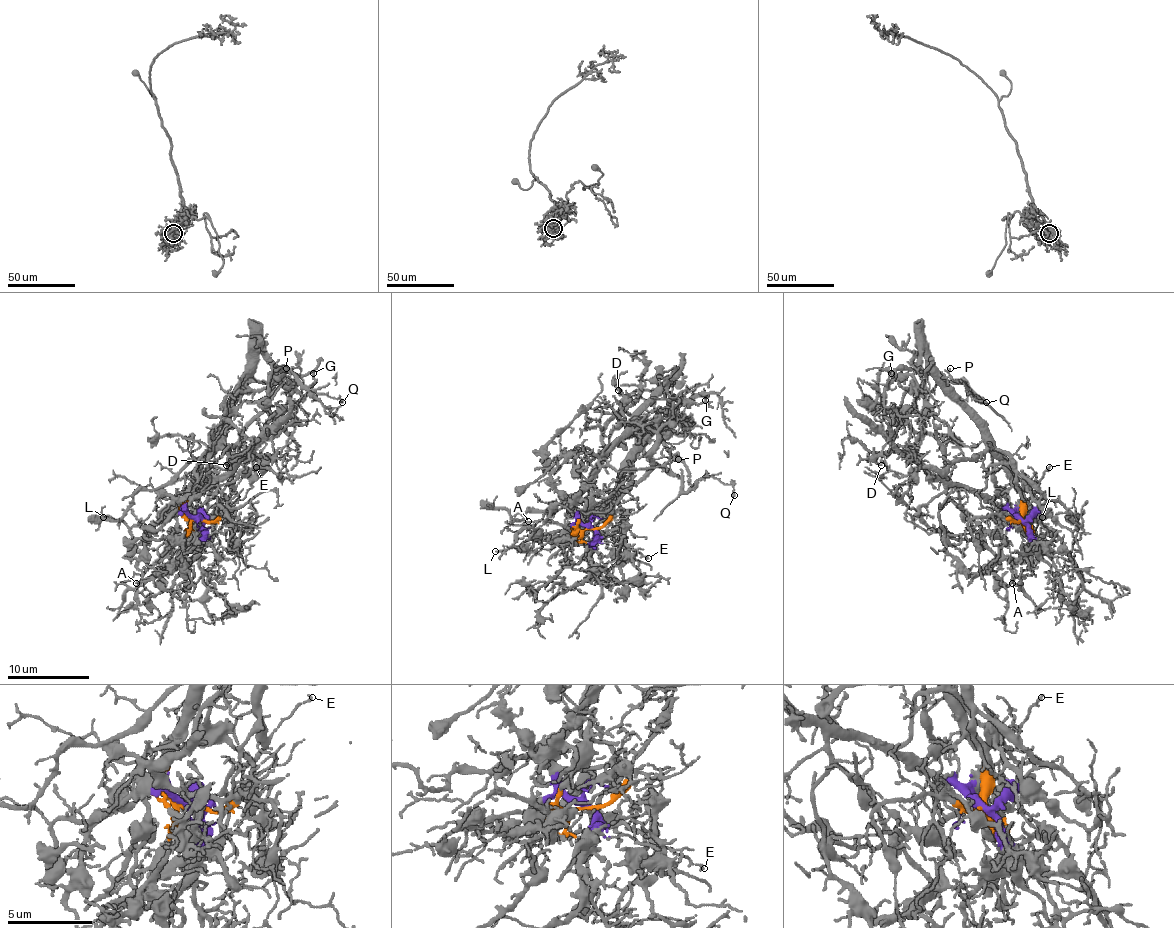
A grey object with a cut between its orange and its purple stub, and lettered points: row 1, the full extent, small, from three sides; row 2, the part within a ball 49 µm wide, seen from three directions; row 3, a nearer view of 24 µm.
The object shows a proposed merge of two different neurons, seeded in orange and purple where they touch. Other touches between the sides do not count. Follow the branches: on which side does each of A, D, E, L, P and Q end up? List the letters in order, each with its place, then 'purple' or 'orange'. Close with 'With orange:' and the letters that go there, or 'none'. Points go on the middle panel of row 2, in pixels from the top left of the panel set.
A: (528, 521) | orange
D: (618, 390) | orange
E: (648, 558) | orange
L: (495, 551) | orange
P: (678, 459) | orange
Q: (734, 495) | orange
With orange: A, D, E, L, P, Q

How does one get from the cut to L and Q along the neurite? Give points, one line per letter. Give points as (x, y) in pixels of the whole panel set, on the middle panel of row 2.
L: (591, 528), (571, 534), (550, 532), (538, 538), (528, 538), (522, 544), (495, 550)
Q: (591, 528), (579, 530), (614, 495), (618, 475), (640, 452), (673, 473), (686, 491), (716, 477), (735, 495)

